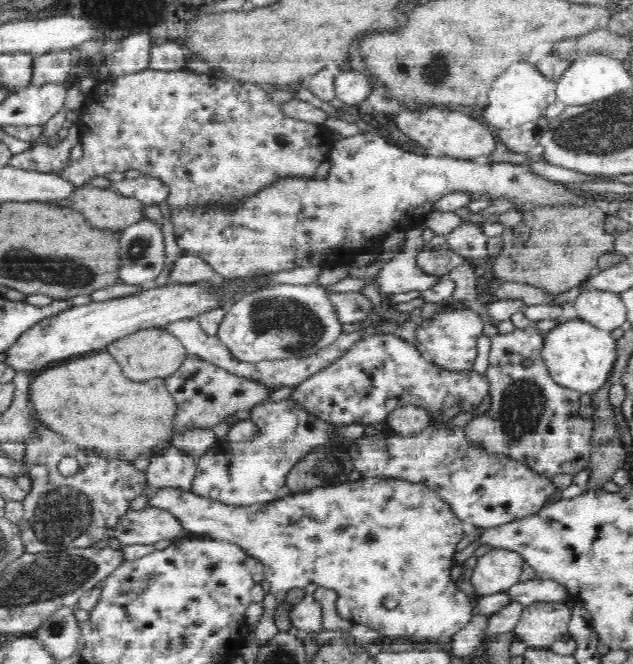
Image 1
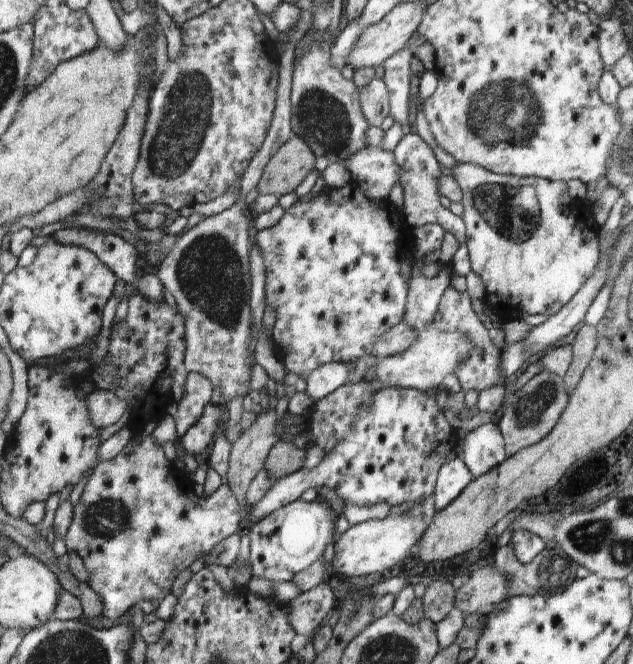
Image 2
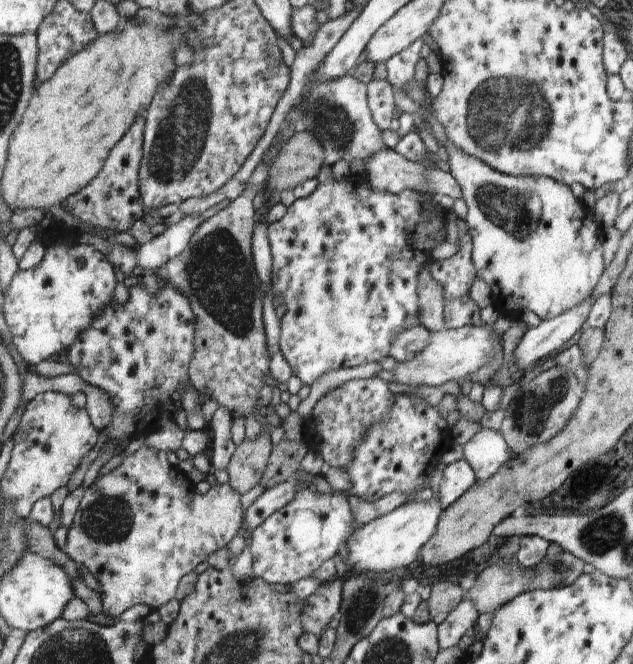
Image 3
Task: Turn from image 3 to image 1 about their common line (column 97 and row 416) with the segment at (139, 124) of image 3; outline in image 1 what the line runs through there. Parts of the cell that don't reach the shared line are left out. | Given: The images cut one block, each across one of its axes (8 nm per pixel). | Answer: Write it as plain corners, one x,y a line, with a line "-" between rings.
187,355
182,366
171,377
164,378
167,390
178,403
174,425
175,434
192,429
212,429
230,414
249,410
268,398
272,392
265,383
232,374
198,356

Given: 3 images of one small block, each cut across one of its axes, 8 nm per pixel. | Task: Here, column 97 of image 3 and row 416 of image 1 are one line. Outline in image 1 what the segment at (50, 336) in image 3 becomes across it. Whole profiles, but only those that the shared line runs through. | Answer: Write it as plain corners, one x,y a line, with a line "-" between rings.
290,397
279,402
260,402
249,412
258,429
252,440
231,443
220,438
198,457
191,490
198,497
236,508
268,505
271,501
290,497
292,492
286,486
286,474
308,453
329,444
336,432
335,425
310,415

